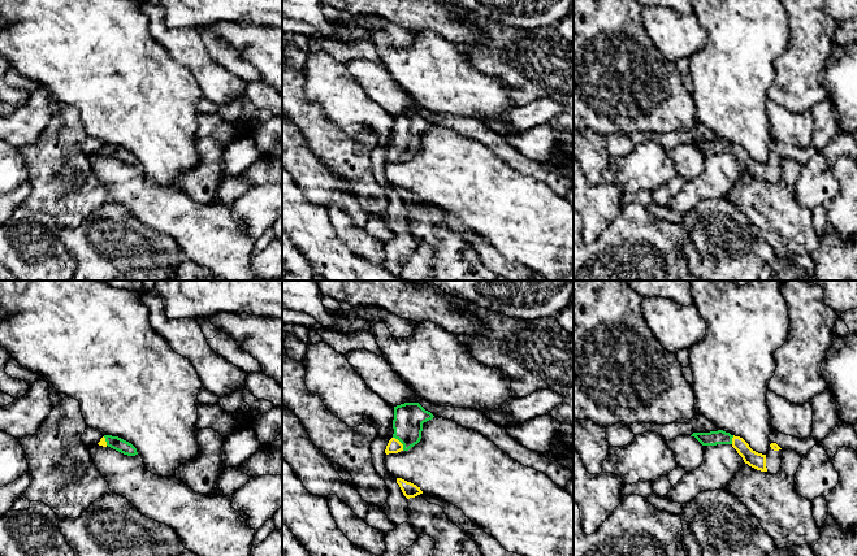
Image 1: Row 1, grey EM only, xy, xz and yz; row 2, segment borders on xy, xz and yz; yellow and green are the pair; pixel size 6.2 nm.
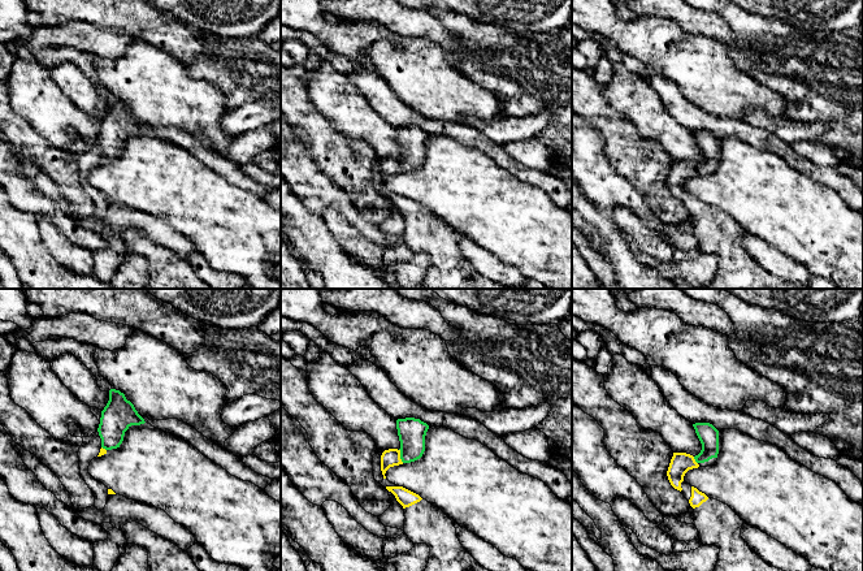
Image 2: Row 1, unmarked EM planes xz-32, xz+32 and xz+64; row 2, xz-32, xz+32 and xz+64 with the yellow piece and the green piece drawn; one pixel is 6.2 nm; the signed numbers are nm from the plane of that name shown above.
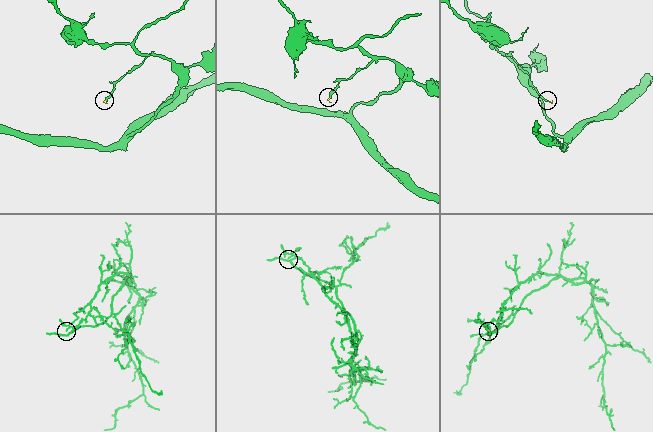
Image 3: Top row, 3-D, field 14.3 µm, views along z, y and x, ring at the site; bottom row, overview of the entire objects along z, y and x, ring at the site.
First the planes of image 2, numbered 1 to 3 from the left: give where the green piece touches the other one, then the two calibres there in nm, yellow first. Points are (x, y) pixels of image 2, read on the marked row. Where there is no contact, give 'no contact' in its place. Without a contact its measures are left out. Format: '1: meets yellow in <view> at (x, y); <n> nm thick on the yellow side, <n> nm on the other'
1: meets yellow in xz-32 at (104, 449); 40 nm thick on the yellow side, 200 nm on the other
2: meets yellow in xz+32 at (399, 455); 110 nm thick on the yellow side, 170 nm on the other
3: meets yellow in xz+64 at (694, 461); 130 nm thick on the yellow side, 130 nm on the other

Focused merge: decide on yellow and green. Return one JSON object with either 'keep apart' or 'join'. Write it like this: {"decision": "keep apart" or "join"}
{"decision": "join"}

